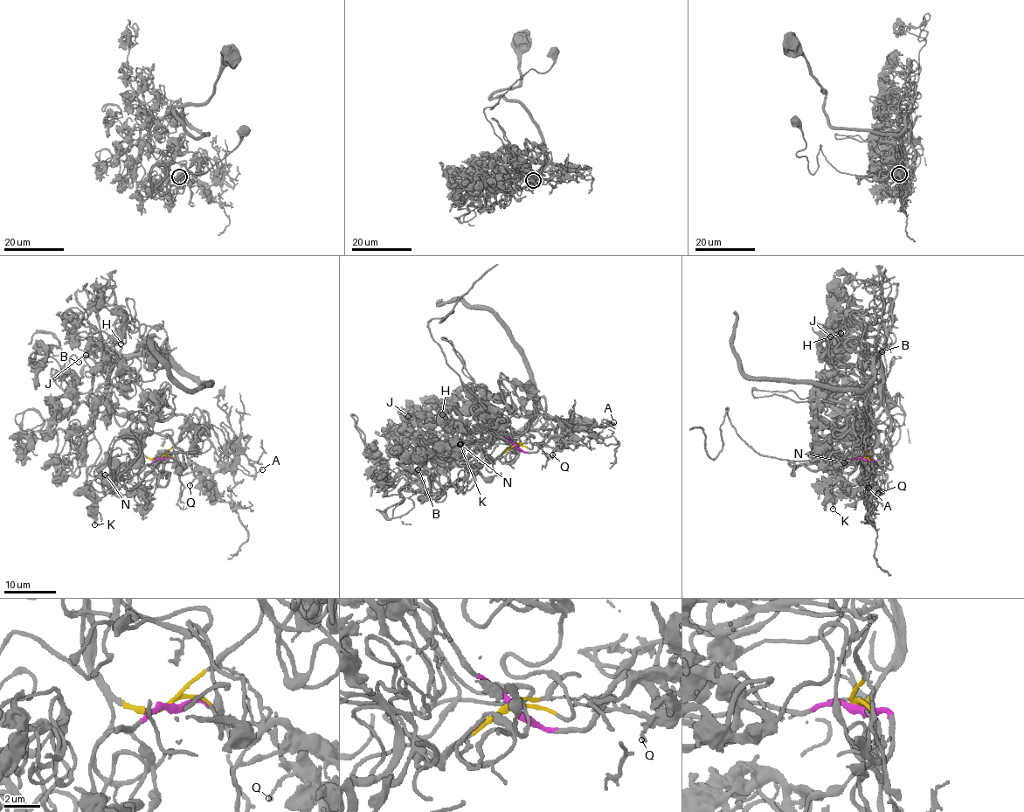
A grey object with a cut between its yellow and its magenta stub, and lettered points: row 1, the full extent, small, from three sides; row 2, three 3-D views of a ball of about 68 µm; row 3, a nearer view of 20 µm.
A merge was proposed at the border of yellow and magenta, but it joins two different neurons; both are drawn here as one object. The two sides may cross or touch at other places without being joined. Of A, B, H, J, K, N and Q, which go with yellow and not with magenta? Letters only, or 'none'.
B, H, J, K, N

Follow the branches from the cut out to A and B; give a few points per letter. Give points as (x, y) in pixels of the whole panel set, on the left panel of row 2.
A: (161, 458), (170, 456), (180, 468), (192, 463), (200, 465), (211, 474), (240, 469), (256, 475), (262, 468)
B: (161, 458), (136, 446), (128, 412), (75, 389), (64, 366), (72, 355), (79, 362)

